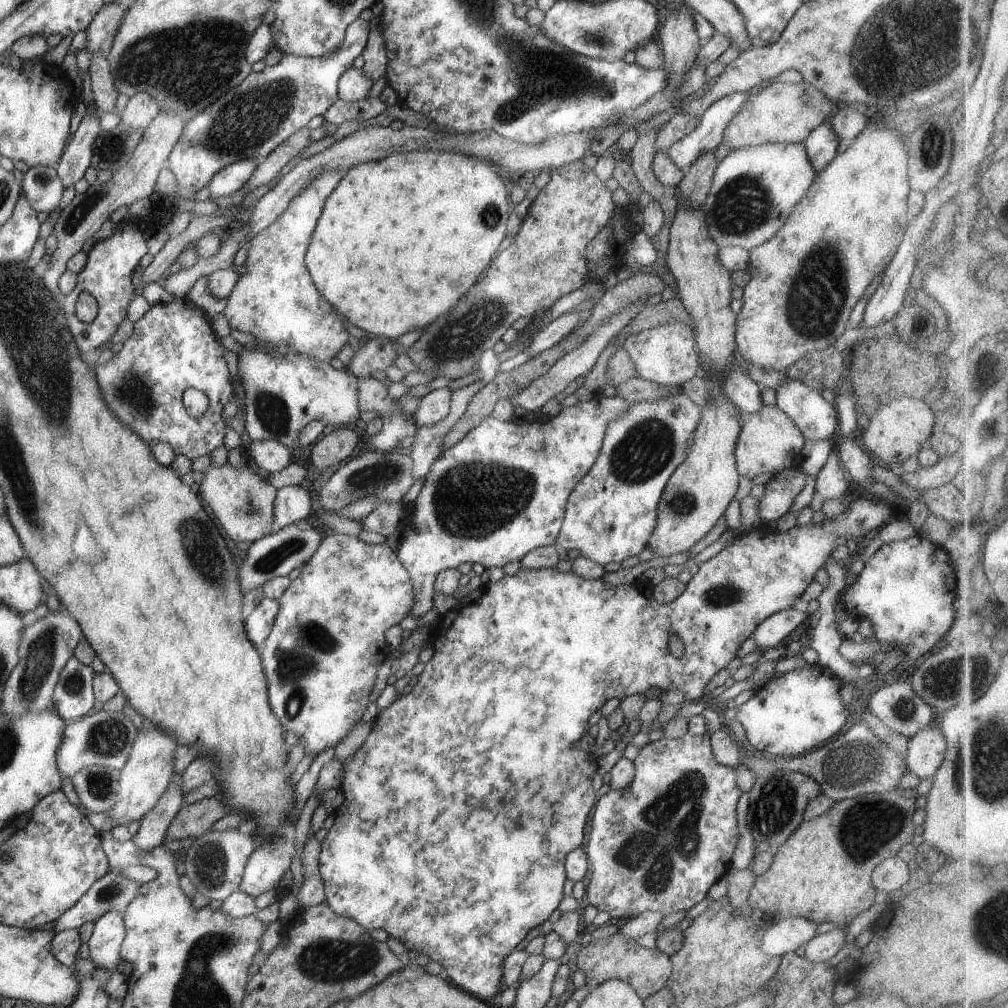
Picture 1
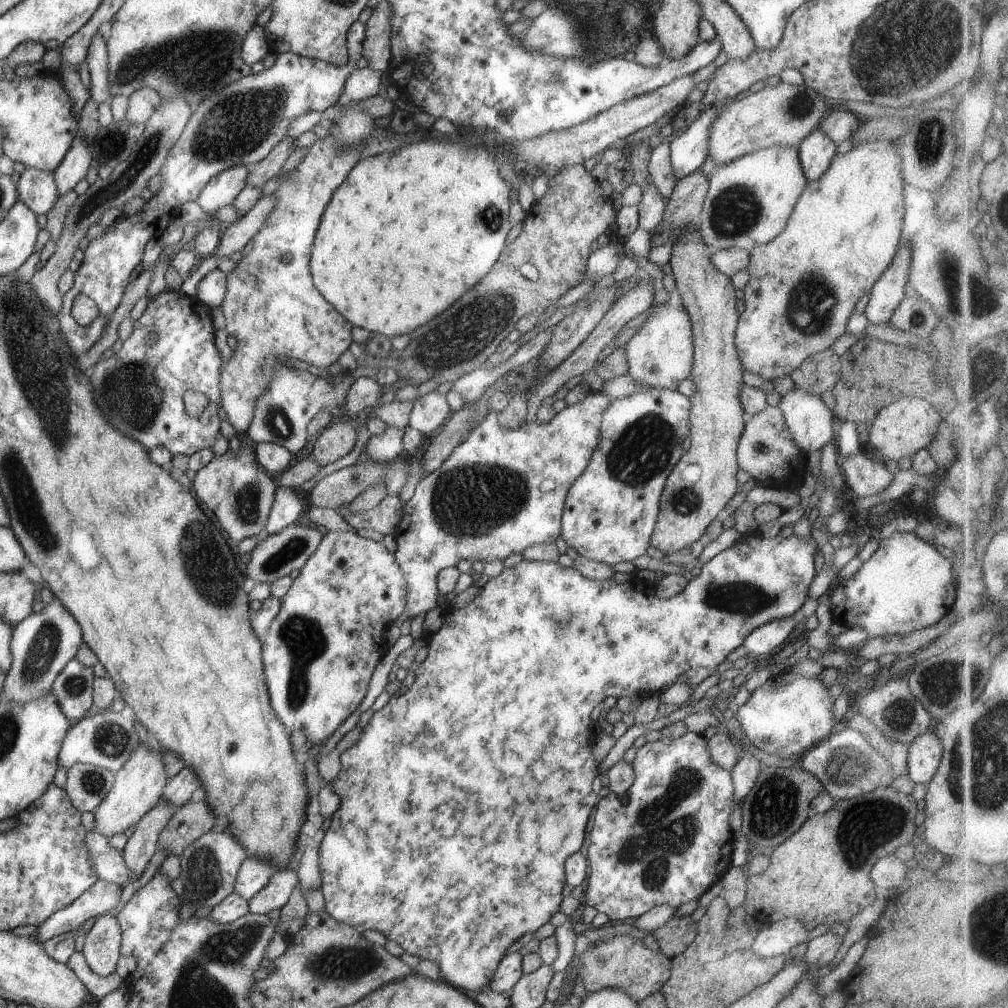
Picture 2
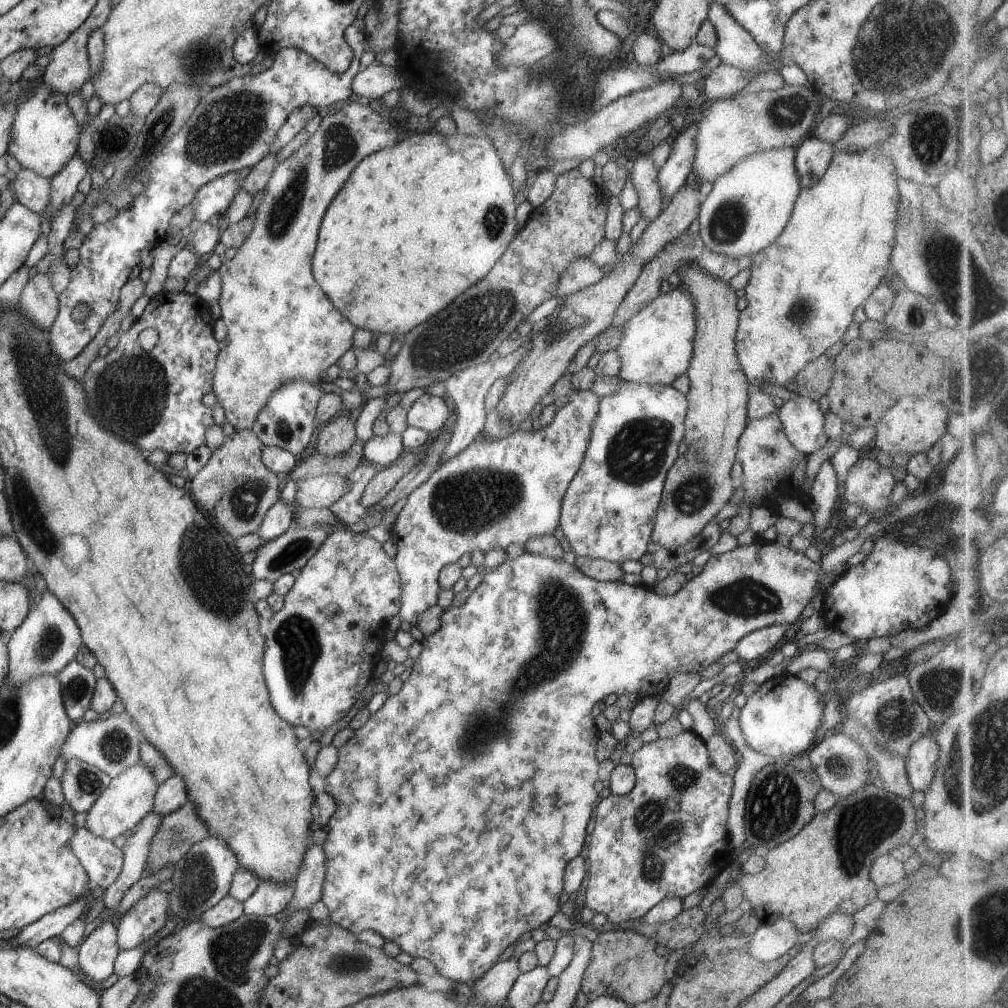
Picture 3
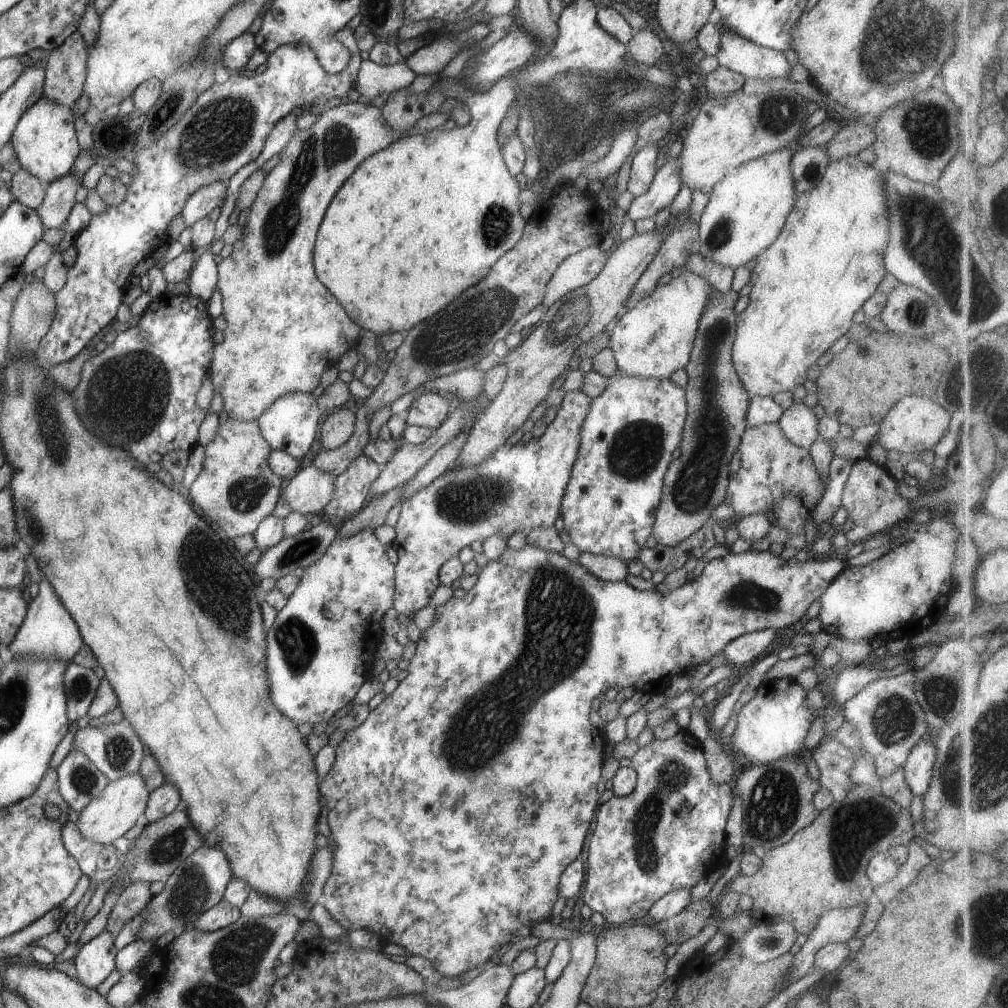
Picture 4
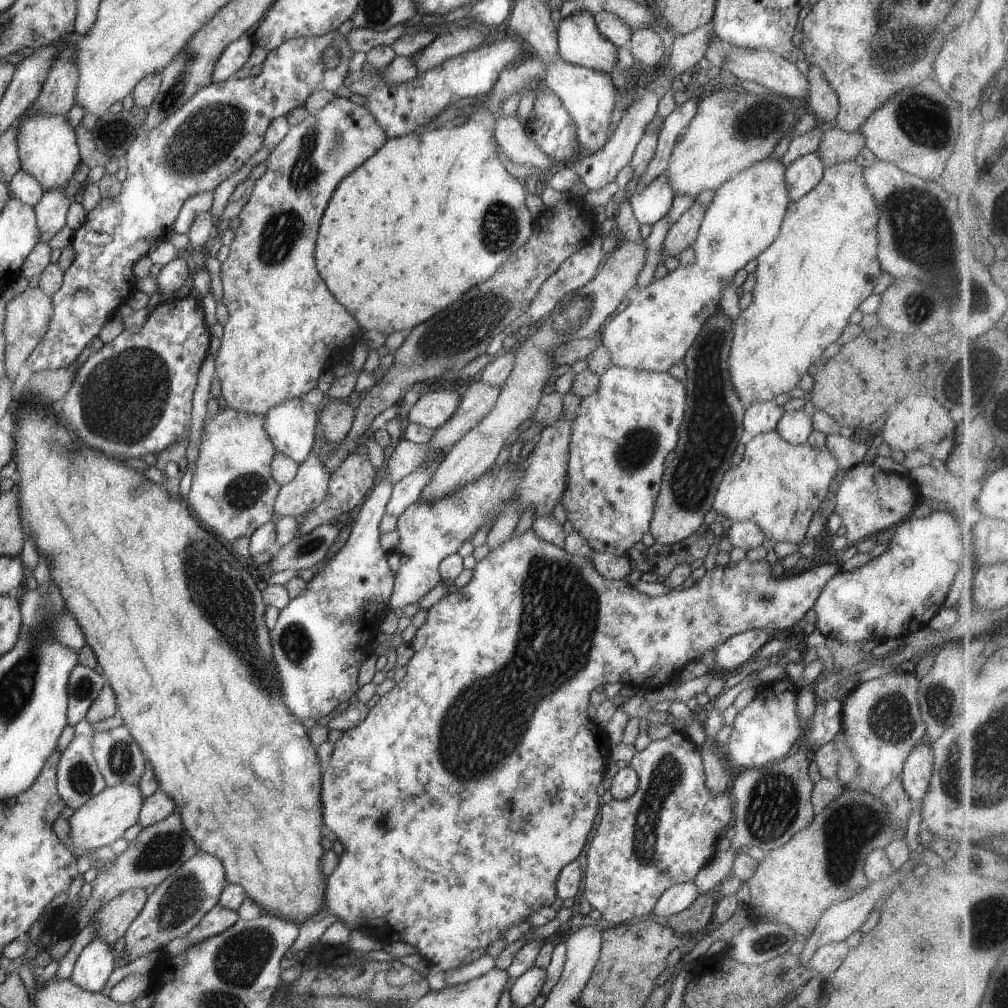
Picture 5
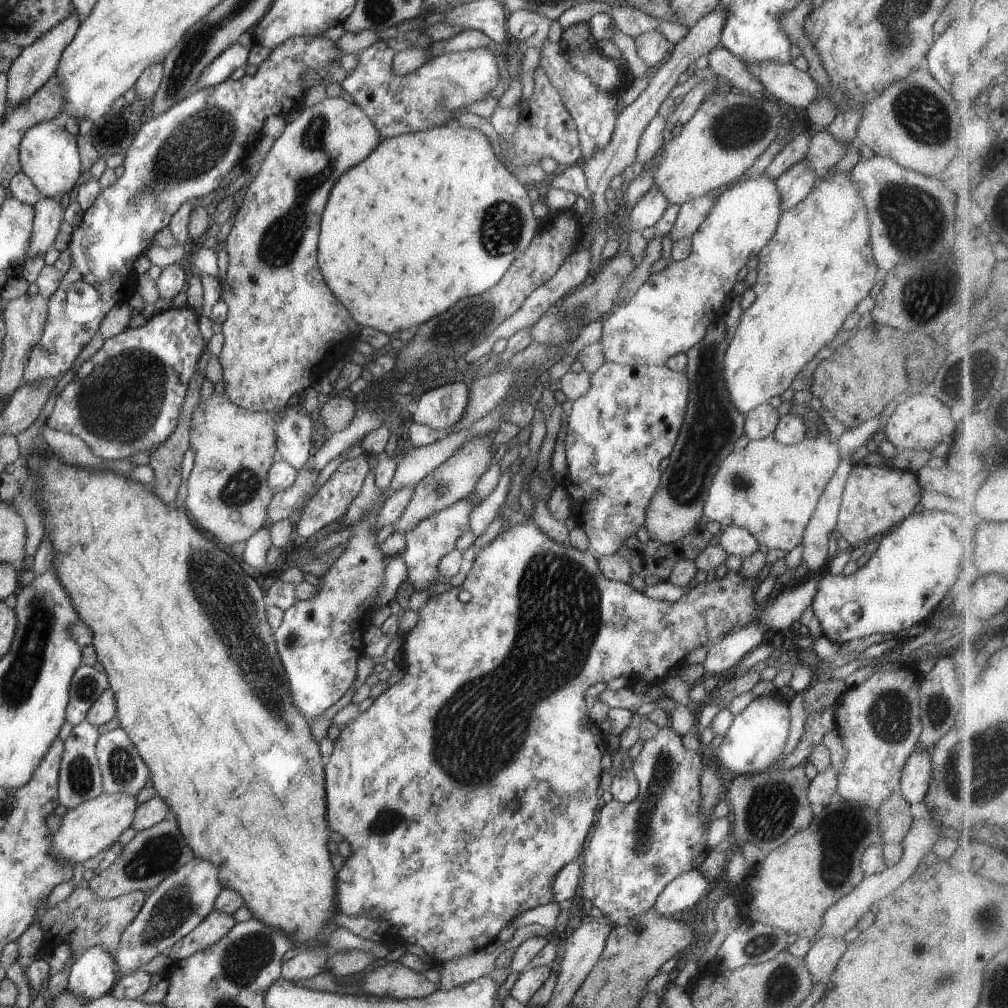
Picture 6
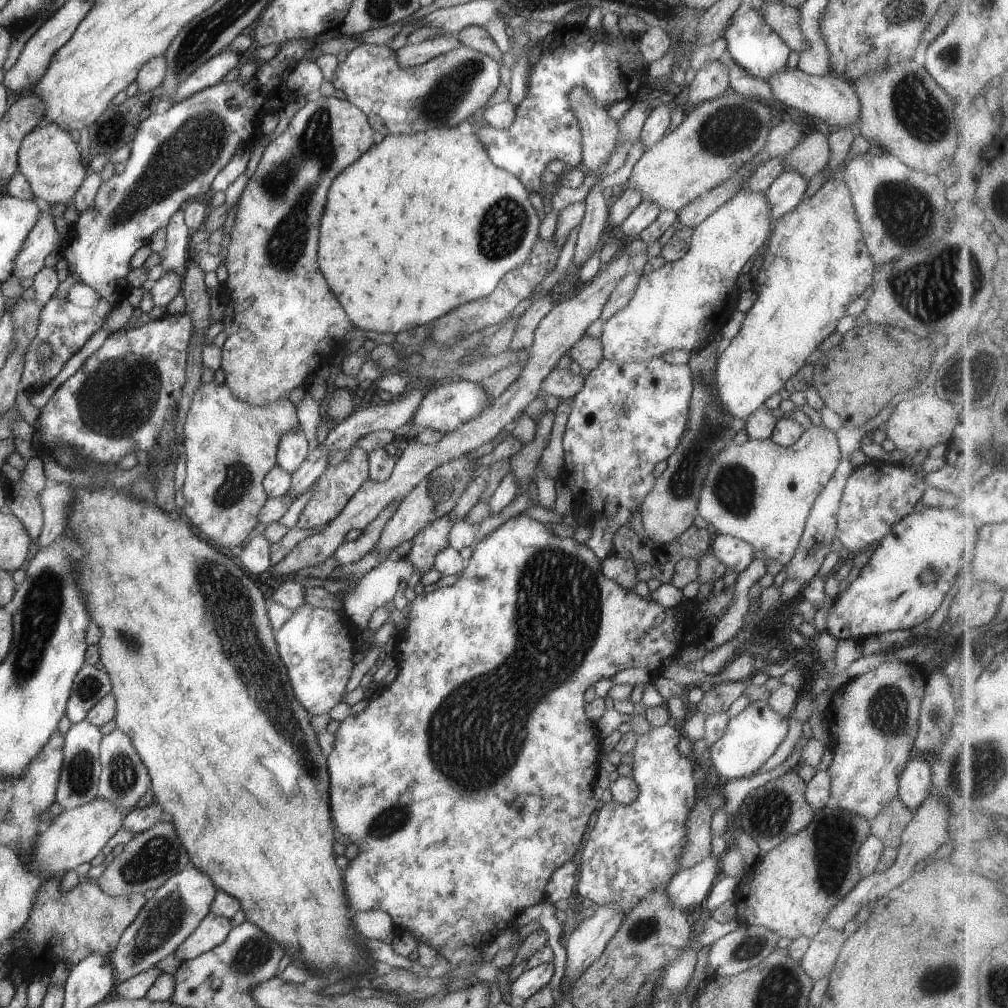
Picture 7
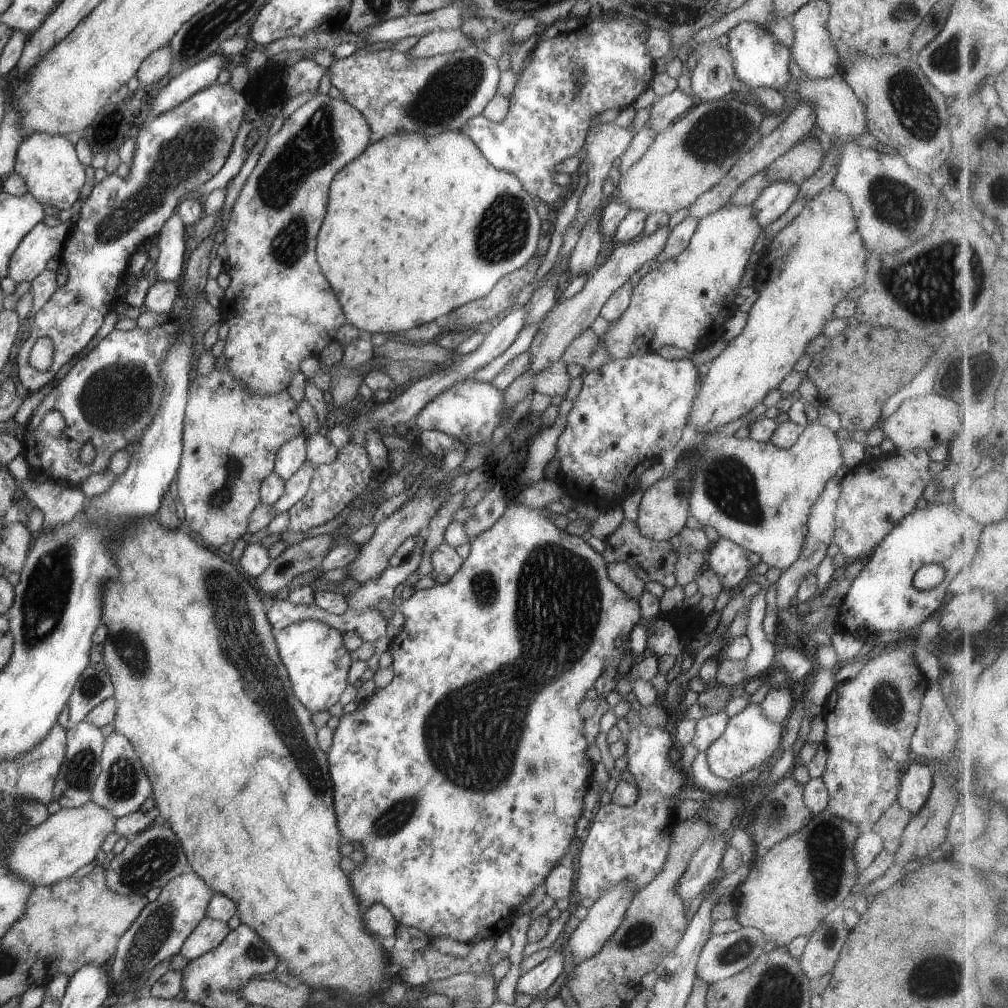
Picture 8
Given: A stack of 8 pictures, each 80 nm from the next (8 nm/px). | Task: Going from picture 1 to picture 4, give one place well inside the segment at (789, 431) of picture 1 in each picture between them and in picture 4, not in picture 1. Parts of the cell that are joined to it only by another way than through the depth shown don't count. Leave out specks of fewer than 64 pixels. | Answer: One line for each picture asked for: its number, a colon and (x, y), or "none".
2: (767, 450)
3: (773, 470)
4: (776, 478)

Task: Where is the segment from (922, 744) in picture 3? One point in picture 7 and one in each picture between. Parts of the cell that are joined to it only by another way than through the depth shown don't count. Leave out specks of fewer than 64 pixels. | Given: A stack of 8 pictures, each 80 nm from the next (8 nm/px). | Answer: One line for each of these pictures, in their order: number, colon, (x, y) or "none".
4: (918, 770)
5: (917, 772)
6: (916, 777)
7: (915, 784)

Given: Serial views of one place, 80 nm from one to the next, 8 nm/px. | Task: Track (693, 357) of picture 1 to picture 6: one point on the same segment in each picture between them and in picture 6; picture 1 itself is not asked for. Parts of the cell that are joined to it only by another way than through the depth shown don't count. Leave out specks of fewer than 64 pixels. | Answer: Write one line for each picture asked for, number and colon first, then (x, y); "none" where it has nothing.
2: (660, 355)
3: (656, 345)
4: (653, 339)
5: (656, 327)
6: (671, 312)

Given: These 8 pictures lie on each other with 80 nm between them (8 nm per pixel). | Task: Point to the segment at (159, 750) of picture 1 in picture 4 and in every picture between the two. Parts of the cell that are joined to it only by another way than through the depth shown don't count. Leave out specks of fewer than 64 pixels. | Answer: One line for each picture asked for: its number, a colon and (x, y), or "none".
2: (139, 786)
3: (130, 796)
4: (108, 817)

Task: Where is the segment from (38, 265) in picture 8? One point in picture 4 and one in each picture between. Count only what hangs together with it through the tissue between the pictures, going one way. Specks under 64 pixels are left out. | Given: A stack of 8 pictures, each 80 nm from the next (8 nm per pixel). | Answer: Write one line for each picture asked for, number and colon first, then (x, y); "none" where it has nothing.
4: (59, 200)
5: (51, 211)
6: (50, 214)
7: (44, 238)

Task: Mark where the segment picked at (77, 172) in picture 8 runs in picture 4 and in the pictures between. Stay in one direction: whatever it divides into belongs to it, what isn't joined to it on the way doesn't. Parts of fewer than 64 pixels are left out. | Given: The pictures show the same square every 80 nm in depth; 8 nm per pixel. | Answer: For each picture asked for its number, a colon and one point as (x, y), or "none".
4: (45, 142)
5: (47, 148)
6: (48, 155)
7: (48, 158)

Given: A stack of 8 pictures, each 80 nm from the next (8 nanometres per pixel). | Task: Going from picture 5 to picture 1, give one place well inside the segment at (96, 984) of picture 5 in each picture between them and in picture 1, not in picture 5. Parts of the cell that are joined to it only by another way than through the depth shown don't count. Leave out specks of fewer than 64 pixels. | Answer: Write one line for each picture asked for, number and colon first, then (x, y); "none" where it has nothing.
1: (109, 934)
2: (102, 950)
3: (97, 953)
4: (95, 960)

